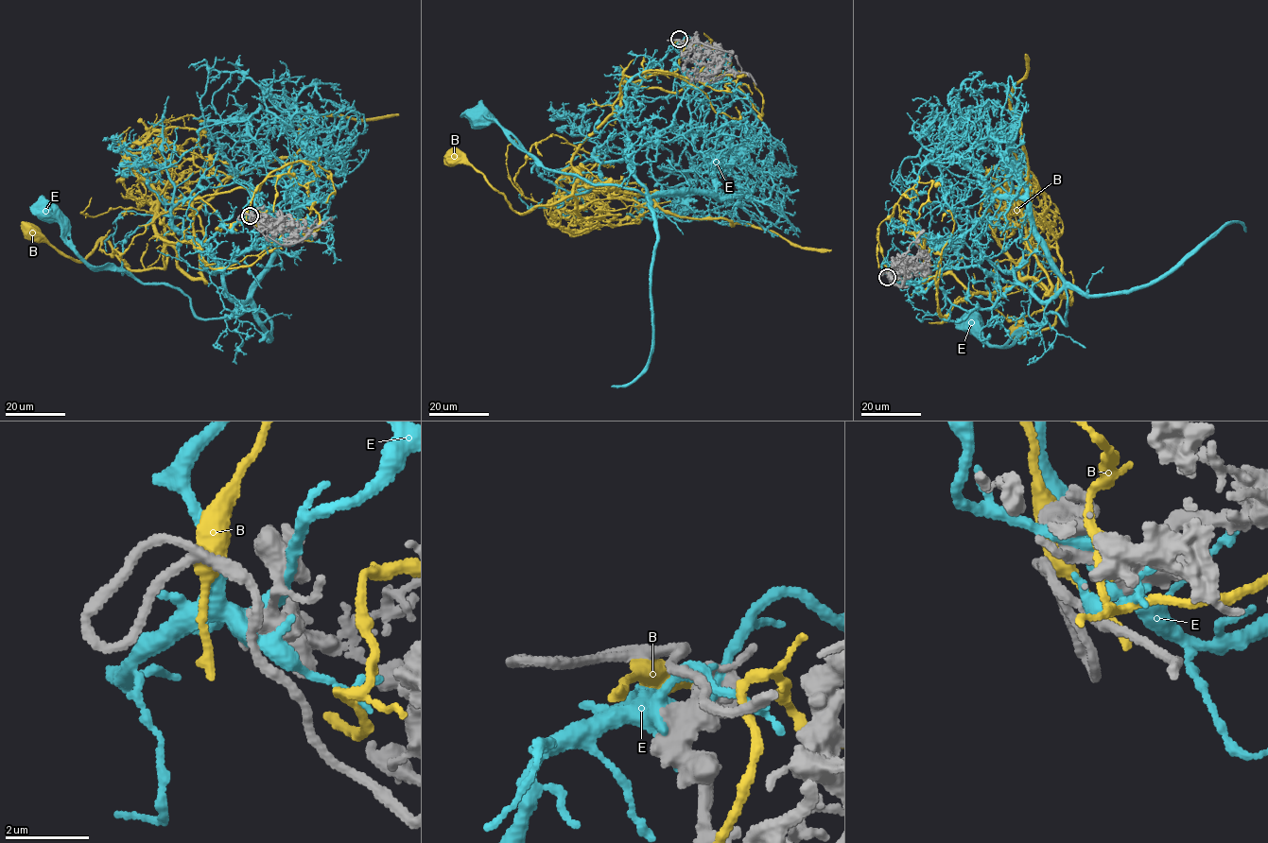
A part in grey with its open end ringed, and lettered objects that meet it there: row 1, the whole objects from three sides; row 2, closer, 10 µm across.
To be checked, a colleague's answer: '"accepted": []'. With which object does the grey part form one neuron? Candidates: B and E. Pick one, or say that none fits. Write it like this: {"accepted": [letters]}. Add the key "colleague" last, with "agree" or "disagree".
{"accepted": [], "colleague": "agree"}

